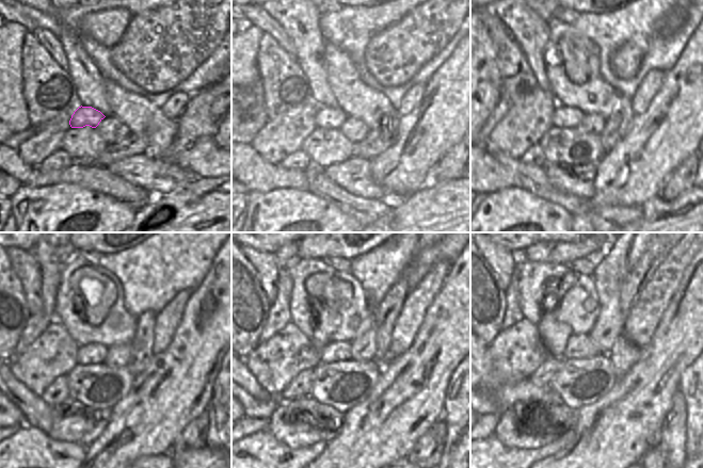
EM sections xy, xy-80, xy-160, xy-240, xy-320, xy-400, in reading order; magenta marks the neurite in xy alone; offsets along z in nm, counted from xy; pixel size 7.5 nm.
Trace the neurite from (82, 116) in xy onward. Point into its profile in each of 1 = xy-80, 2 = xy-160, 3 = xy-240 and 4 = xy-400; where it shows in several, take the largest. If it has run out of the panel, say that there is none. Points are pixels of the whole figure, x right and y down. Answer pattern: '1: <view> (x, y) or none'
1: xy-80 (326, 116)
2: xy-160 (563, 116)
3: xy-240 (94, 353)
4: xy-400 (578, 345)

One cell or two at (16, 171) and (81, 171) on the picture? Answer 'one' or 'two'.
one

